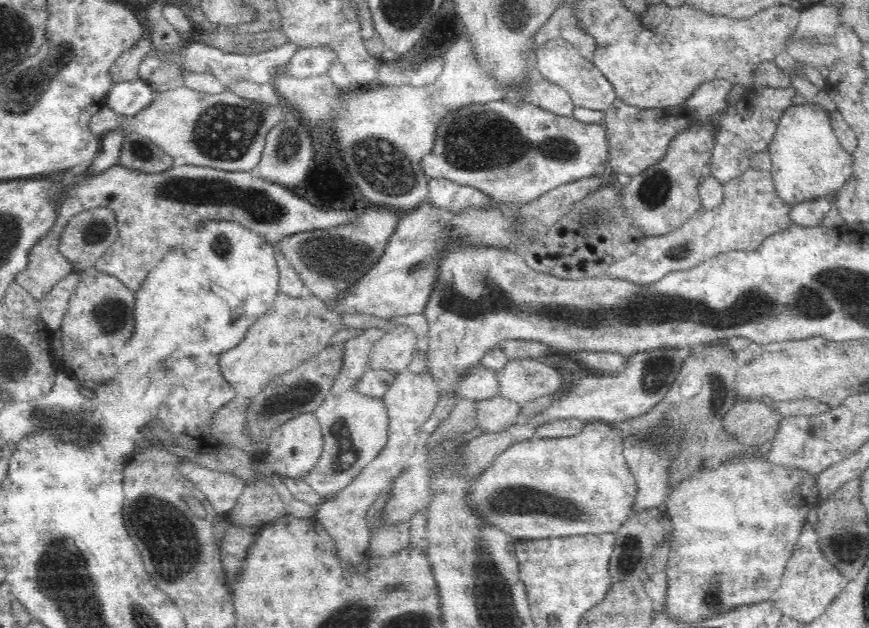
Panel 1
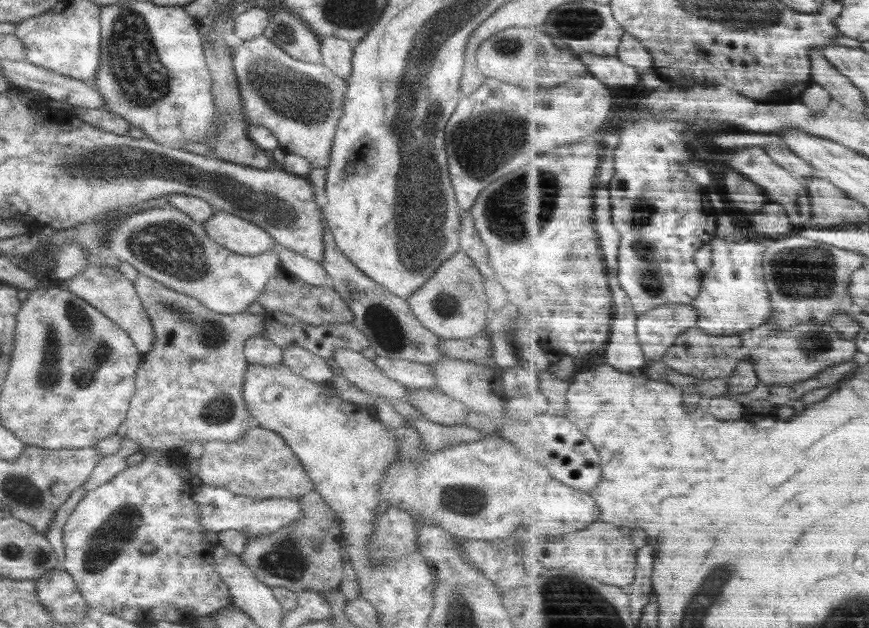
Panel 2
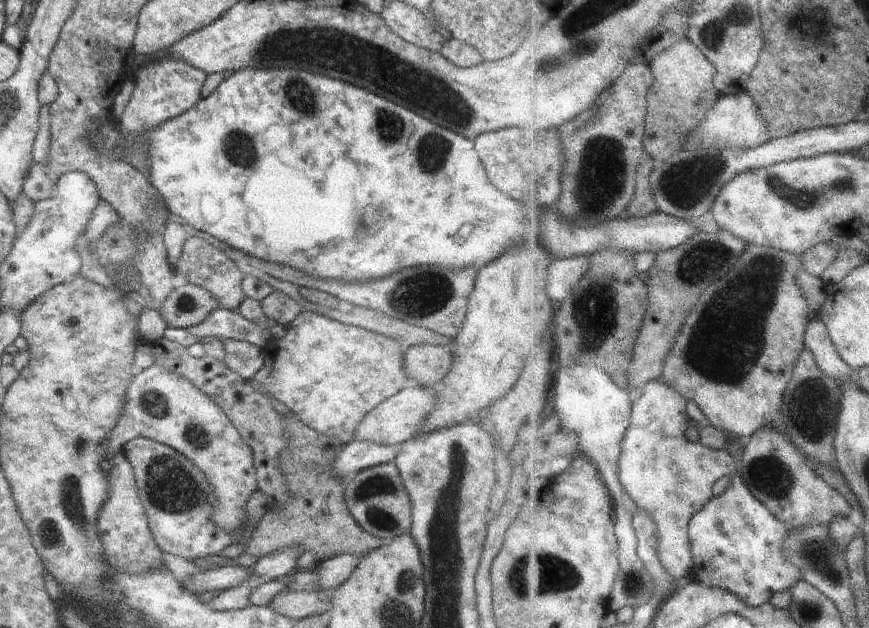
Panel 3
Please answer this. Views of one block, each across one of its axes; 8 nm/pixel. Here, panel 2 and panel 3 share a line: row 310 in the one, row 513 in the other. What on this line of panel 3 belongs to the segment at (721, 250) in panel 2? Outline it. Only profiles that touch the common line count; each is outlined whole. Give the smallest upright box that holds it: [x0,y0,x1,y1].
[690,474,804,608]

